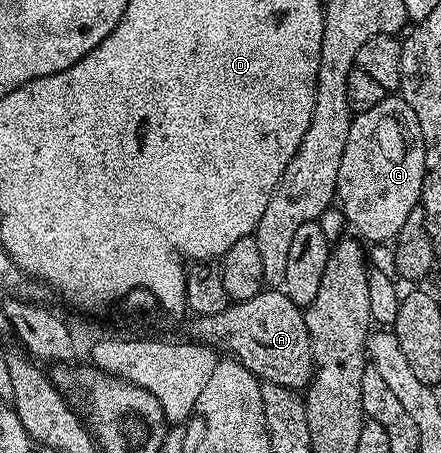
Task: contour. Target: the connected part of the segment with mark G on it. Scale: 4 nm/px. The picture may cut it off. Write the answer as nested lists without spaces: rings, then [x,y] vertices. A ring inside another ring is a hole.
[[[384,96],[381,104],[369,108],[365,112],[355,114],[351,119],[351,127],[349,128],[349,140],[345,140],[345,152],[341,152],[341,168],[337,168],[337,206],[342,210],[343,216],[348,227],[360,239],[371,242],[387,242],[390,243],[396,232],[401,228],[401,224],[405,224],[409,212],[413,212],[420,205],[423,196],[423,181],[425,180],[425,140],[421,136],[421,124],[417,124],[417,116],[413,112],[413,108],[409,108],[409,104],[401,96]]]

